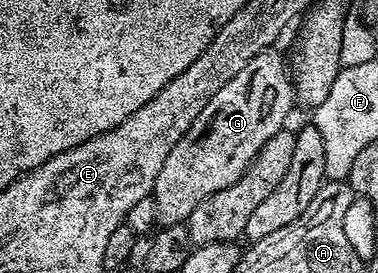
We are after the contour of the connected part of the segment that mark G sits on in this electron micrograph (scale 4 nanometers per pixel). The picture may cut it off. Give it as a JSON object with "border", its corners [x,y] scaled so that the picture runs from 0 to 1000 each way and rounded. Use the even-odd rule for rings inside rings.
{"border":[[[733,187],[675,201],[675,216],[664,216],[664,231],[653,231],[653,245],[643,245],[643,260],[632,260],[632,275],[611,289],[611,304],[569,333],[548,392],[526,407],[526,436],[505,451],[495,495],[484,495],[484,509],[474,509],[474,524],[452,538],[452,568],[442,568],[399,711],[415,777],[415,824],[434,832],[497,813],[505,773],[516,773],[516,758],[526,758],[537,729],[569,714],[569,700],[590,700],[590,685],[611,685],[611,670],[622,670],[653,626],[653,612],[685,568],[706,509],[757,469],[762,443],[754,440],[772,399],[780,399],[780,344],[775,300],[759,264],[757,212],[751,223]]]}

